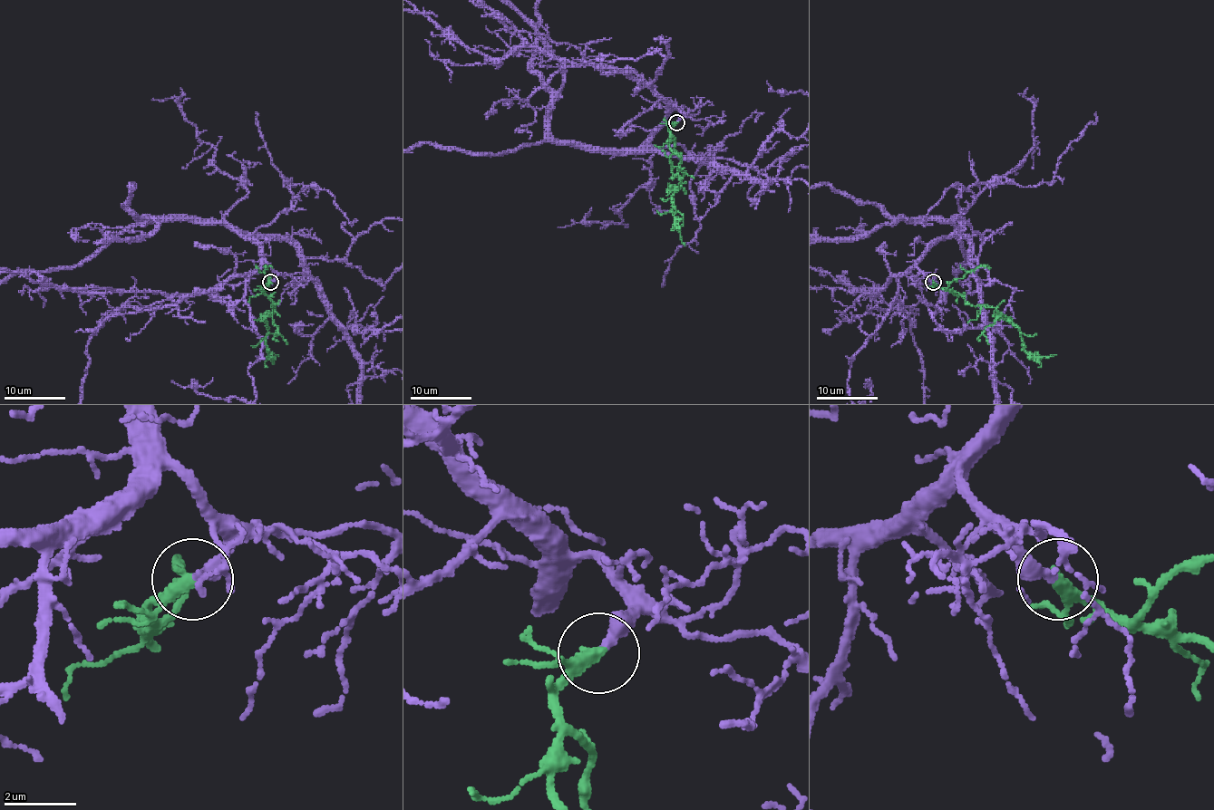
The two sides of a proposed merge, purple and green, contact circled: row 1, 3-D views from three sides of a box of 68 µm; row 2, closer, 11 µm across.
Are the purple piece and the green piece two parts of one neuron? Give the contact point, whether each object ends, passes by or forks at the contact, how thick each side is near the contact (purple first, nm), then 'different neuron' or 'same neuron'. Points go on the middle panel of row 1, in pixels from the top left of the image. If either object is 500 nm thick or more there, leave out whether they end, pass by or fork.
(676, 122) | purple ends | green passes by | 320/300 nm | same neuron

